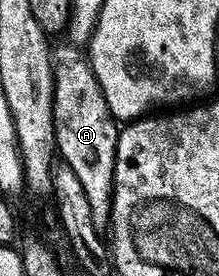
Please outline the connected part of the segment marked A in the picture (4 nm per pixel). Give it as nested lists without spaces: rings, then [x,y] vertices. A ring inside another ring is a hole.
[[[65,42],[52,48],[52,73],[56,151],[63,164],[70,166],[82,182],[82,191],[90,202],[90,214],[94,214],[94,226],[107,229],[112,213],[114,158],[121,125],[110,114],[110,106],[106,106],[106,98],[92,64],[77,45]]]

